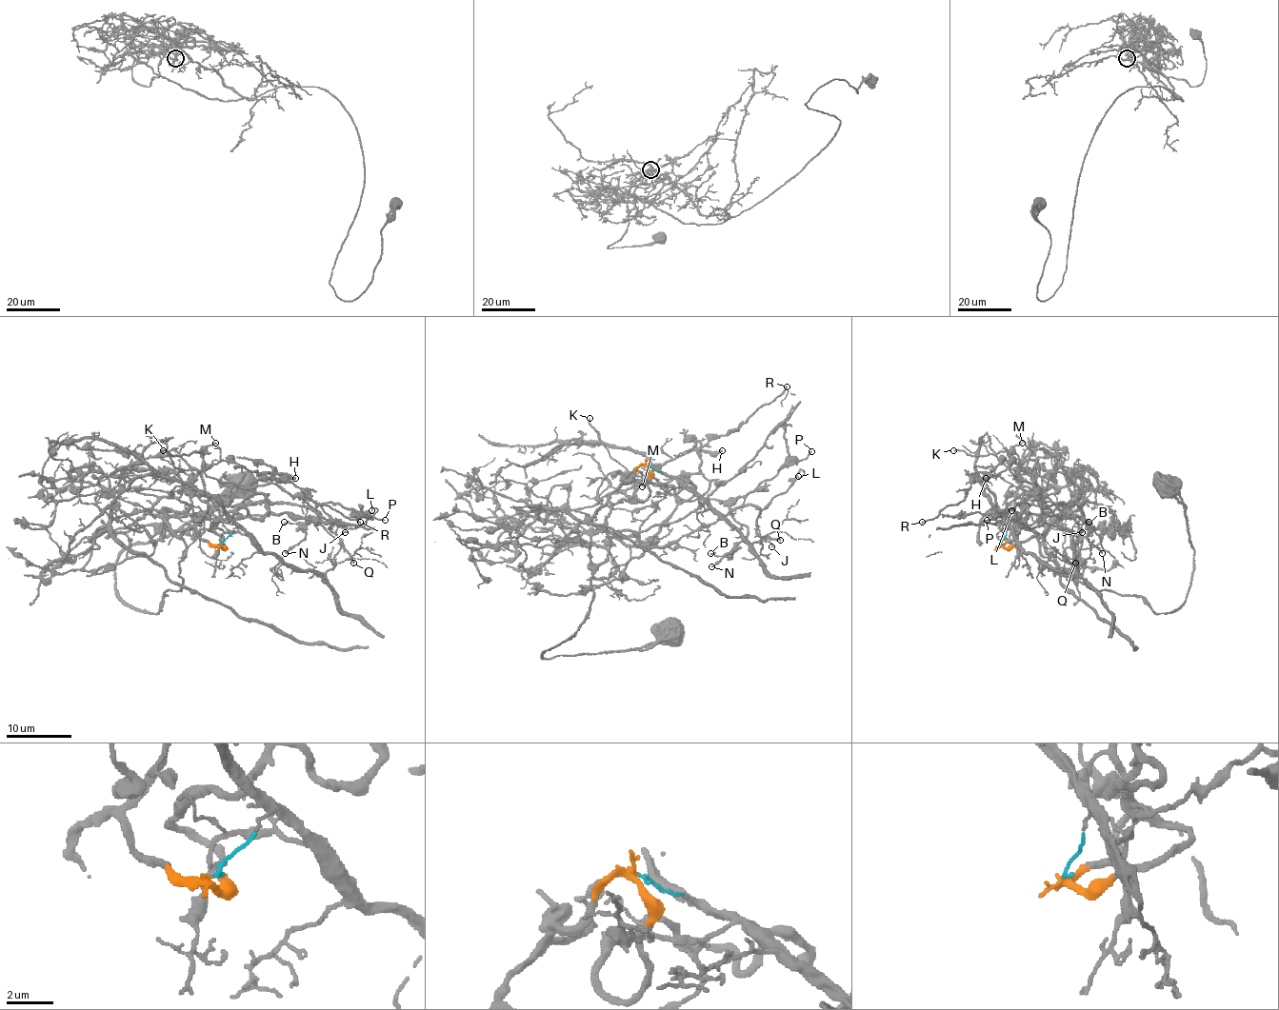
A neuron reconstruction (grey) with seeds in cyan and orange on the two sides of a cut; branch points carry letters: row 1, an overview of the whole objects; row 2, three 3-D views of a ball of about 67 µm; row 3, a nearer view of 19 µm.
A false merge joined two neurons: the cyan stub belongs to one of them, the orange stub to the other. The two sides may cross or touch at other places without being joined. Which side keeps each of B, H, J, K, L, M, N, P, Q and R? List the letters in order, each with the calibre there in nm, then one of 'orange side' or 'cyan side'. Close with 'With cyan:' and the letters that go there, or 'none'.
B: calibre 170 nm; orange side
H: calibre 280 nm; orange side
J: calibre 130 nm; orange side
K: calibre 190 nm; orange side
L: calibre 100 nm; orange side
M: calibre 140 nm; orange side
N: calibre 180 nm; orange side
P: calibre 150 nm; orange side
Q: calibre 190 nm; orange side
R: calibre 160 nm; orange side
With cyan: none

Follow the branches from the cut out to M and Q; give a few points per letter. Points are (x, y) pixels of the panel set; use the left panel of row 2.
M: (221, 544), (212, 545), (201, 539), (196, 527), (208, 507), (200, 471), (206, 466), (203, 455), (216, 442)
Q: (221, 544), (198, 536), (206, 470), (244, 488), (276, 484), (298, 495), (334, 523), (353, 564)

